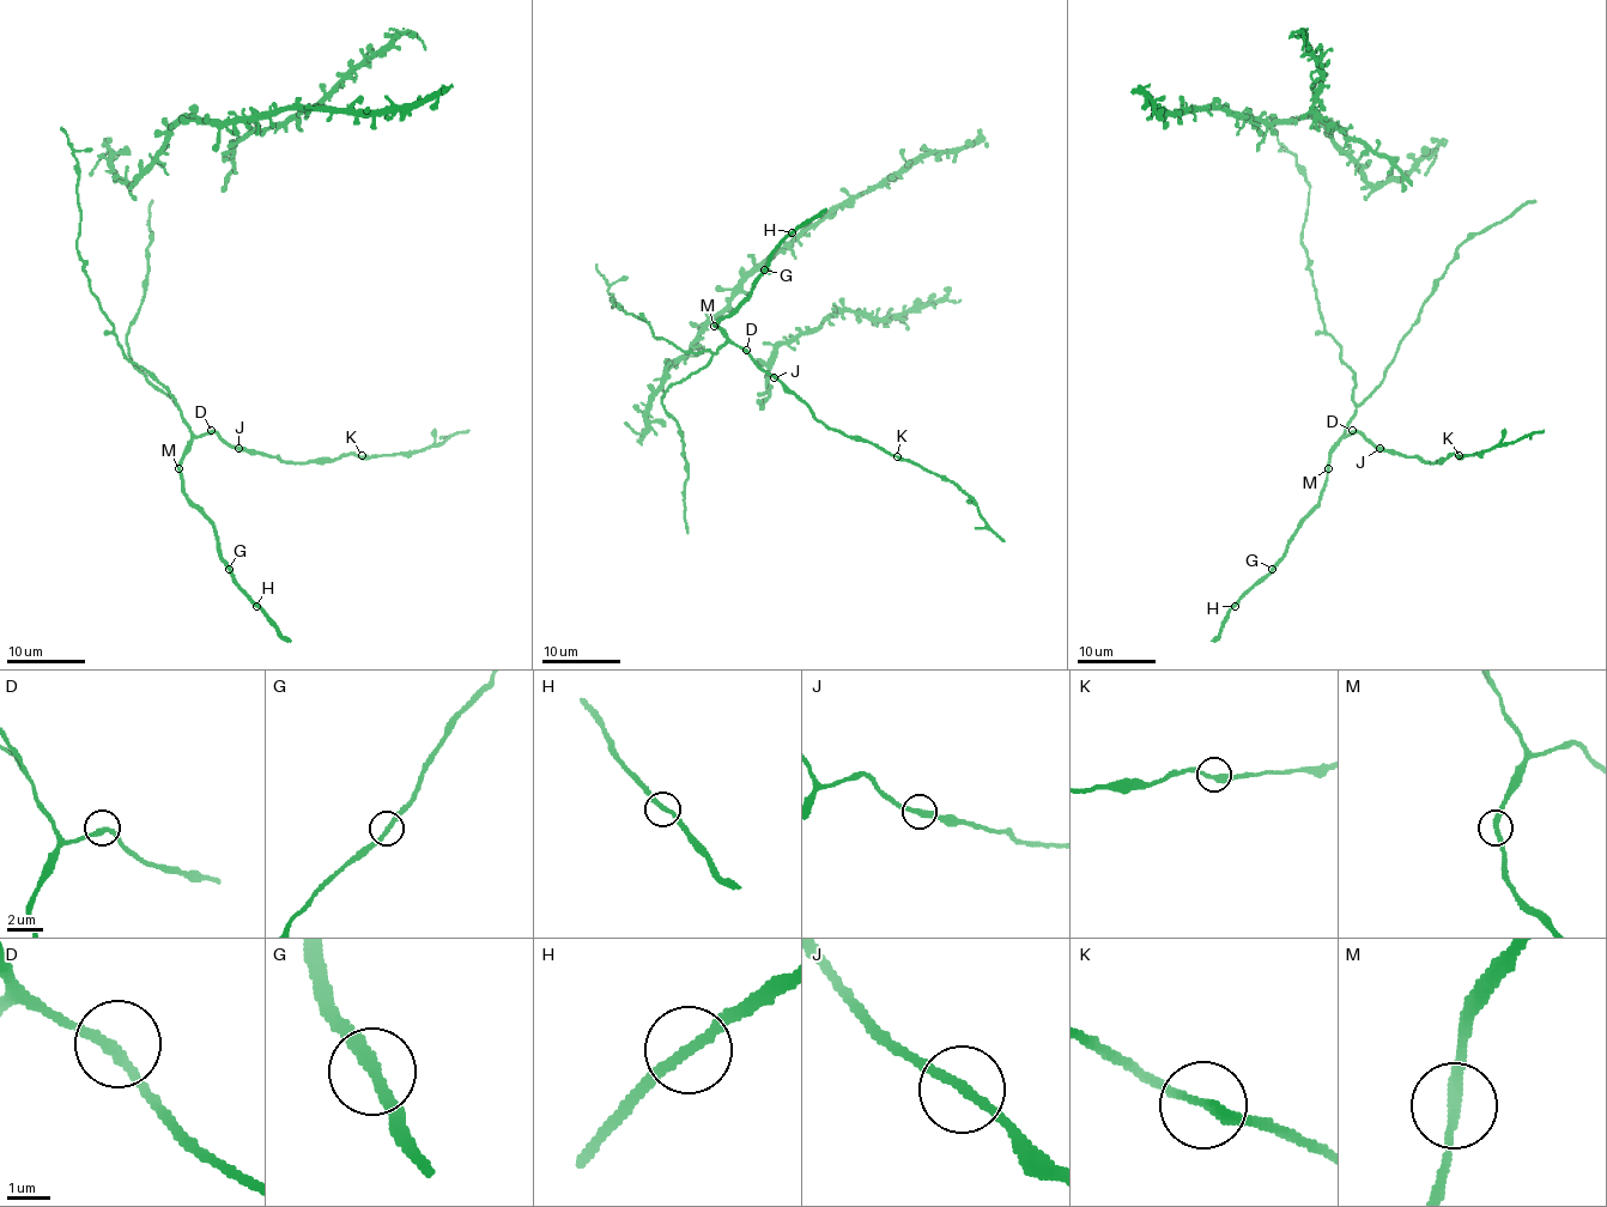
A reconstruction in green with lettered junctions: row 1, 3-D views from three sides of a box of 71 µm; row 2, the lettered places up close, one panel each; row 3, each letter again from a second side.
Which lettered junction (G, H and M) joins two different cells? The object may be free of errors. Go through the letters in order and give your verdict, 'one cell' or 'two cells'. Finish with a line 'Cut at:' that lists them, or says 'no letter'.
G: one cell
H: one cell
M: one cell
Cut at: no letter

